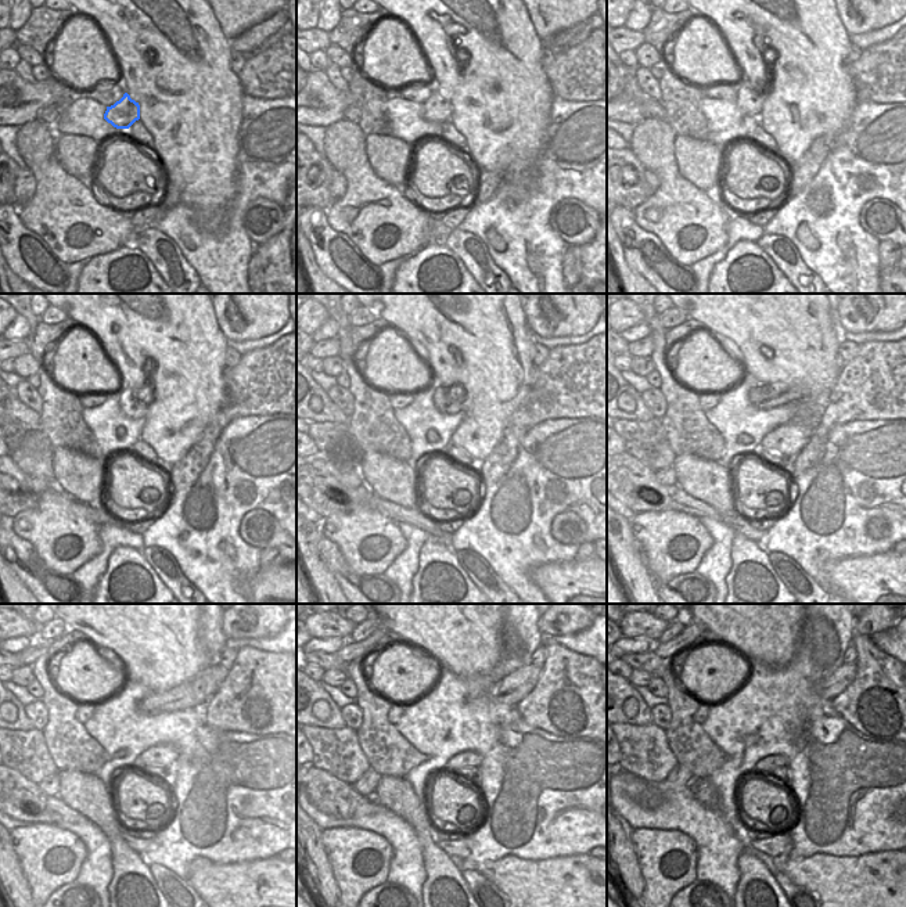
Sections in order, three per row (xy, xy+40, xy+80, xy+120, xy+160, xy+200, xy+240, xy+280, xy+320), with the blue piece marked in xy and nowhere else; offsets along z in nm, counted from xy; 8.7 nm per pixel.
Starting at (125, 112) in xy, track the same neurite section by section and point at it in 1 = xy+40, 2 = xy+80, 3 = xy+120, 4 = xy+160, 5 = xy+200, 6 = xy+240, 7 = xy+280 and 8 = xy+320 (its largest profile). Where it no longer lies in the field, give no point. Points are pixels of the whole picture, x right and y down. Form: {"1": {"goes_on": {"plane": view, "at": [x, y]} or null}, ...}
{"1": {"goes_on": {"plane": "xy+40", "at": [435, 108]}}, "2": {"goes_on": {"plane": "xy+80", "at": [748, 101]}}, "3": {"goes_on": {"plane": "xy+120", "at": [133, 409]}}, "4": {"goes_on": {"plane": "xy+160", "at": [462, 403]}}, "5": {"goes_on": {"plane": "xy+200", "at": [776, 393]}}, "6": {"goes_on": {"plane": "xy+240", "at": [194, 693]}}, "7": {"goes_on": {"plane": "xy+280", "at": [516, 686]}}, "8": {"goes_on": {"plane": "xy+320", "at": [834, 684]}}}

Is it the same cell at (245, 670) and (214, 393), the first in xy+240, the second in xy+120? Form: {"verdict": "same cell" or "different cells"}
{"verdict": "different cells"}

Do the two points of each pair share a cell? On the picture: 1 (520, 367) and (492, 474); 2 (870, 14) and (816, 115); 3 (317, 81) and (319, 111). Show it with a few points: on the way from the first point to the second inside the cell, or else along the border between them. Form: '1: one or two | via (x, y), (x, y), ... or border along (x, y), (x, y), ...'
1: two | border along (520, 406), (511, 416), (496, 446), (482, 460)
2: two | border along (837, 14), (851, 35)
3: one | via (317, 87), (319, 104)

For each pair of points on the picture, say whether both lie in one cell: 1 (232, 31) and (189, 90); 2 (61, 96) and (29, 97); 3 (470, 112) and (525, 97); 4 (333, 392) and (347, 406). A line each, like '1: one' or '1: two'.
1: two
2: one
3: one
4: one

